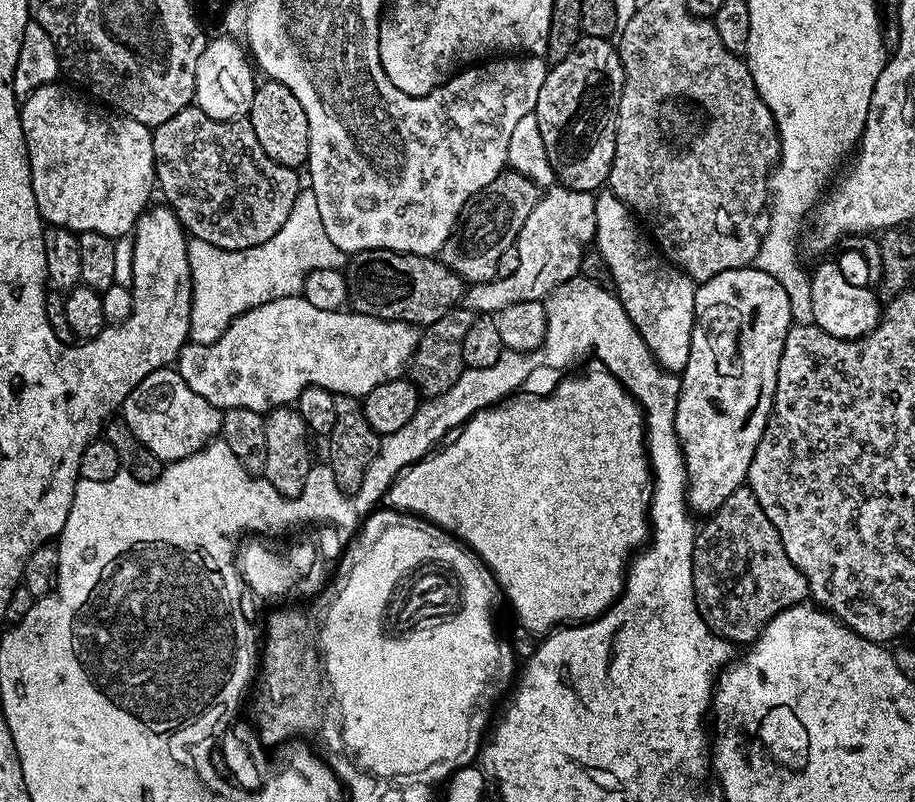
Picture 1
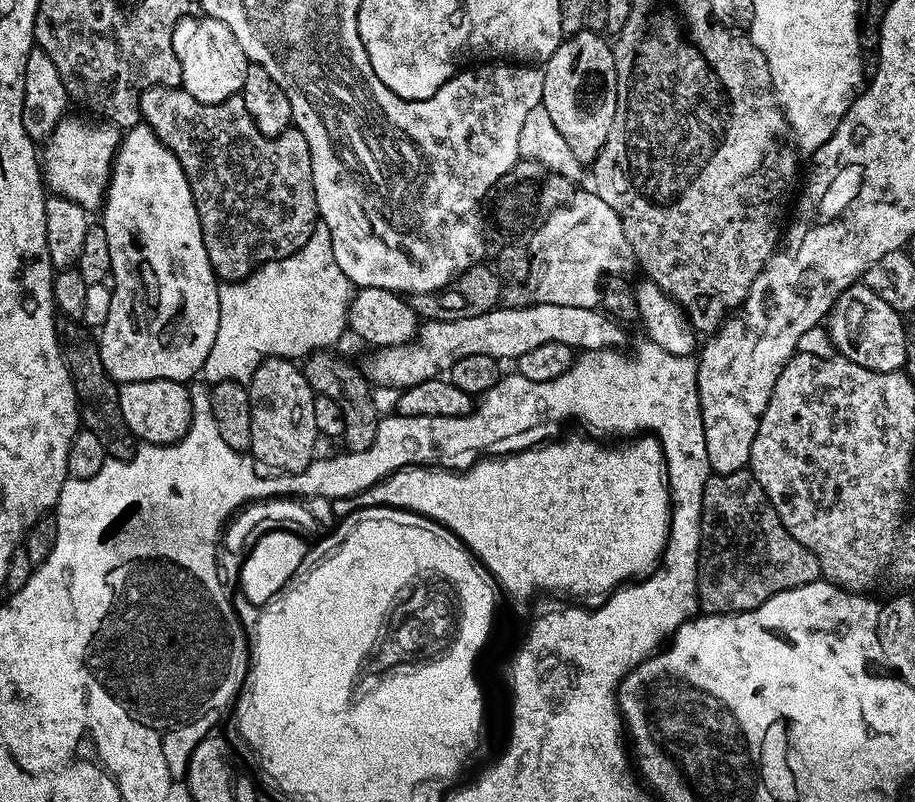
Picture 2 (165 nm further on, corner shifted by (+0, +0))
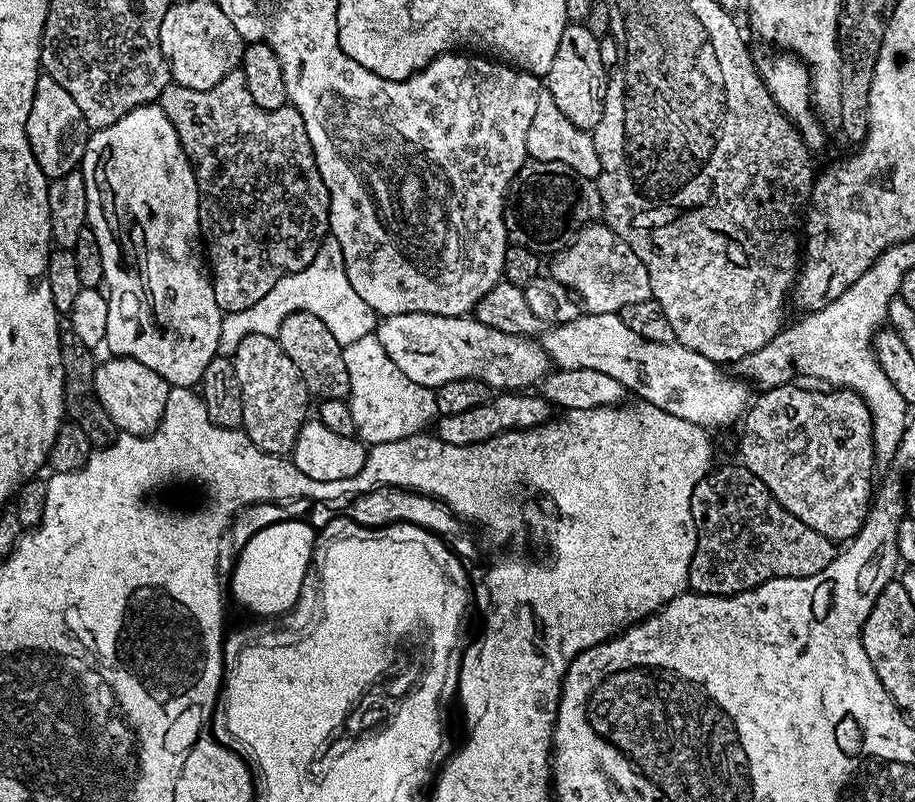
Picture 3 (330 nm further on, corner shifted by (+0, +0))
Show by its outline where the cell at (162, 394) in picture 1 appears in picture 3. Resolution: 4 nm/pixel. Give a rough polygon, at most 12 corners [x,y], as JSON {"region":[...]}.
{"region":[[128,356],[101,359],[96,401],[117,429],[160,425],[169,383]]}

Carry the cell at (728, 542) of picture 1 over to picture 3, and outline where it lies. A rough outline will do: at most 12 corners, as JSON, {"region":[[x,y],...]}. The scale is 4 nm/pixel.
{"region":[[743,463],[692,491],[688,588],[806,578],[837,545]]}

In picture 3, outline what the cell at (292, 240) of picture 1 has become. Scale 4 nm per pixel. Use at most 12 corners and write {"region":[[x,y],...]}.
{"region":[[338,238],[254,306],[220,322],[219,355],[309,312],[342,346],[378,313],[350,286]]}

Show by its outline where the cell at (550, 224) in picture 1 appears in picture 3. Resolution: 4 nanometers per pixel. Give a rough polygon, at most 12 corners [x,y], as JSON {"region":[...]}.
{"region":[[604,222],[555,253],[551,276],[588,312],[652,299],[650,274]]}

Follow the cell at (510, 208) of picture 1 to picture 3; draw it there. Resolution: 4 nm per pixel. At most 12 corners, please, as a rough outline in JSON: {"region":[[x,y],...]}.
{"region":[[529,158],[504,221],[511,243],[567,248],[599,221],[600,190]]}

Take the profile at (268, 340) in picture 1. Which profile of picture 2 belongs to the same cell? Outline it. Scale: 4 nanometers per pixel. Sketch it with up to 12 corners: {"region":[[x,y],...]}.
{"region":[[528,302],[430,320],[372,352],[376,386],[443,377],[458,358],[497,362],[560,342],[615,349],[625,329],[596,308]]}

